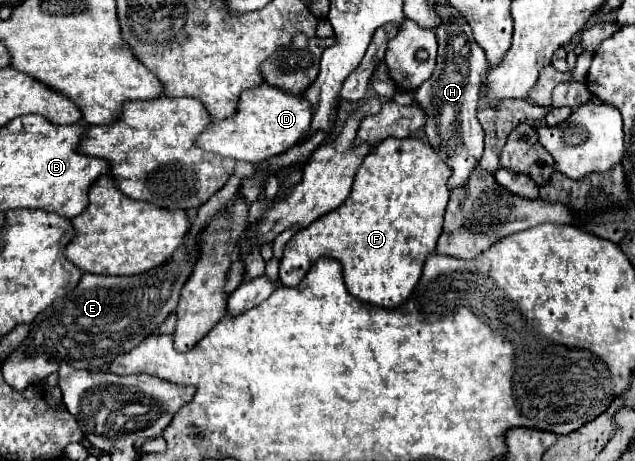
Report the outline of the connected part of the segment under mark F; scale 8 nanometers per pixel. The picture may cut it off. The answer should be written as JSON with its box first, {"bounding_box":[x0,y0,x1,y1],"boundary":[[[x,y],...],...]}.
{"bounding_box":[279,138,451,308],"boundary":[[[385,138],[365,156],[349,198],[287,242],[279,266],[281,284],[297,286],[317,258],[331,256],[343,264],[349,294],[379,308],[401,306],[419,282],[427,256],[435,252],[451,174],[431,144],[417,138]]]}

